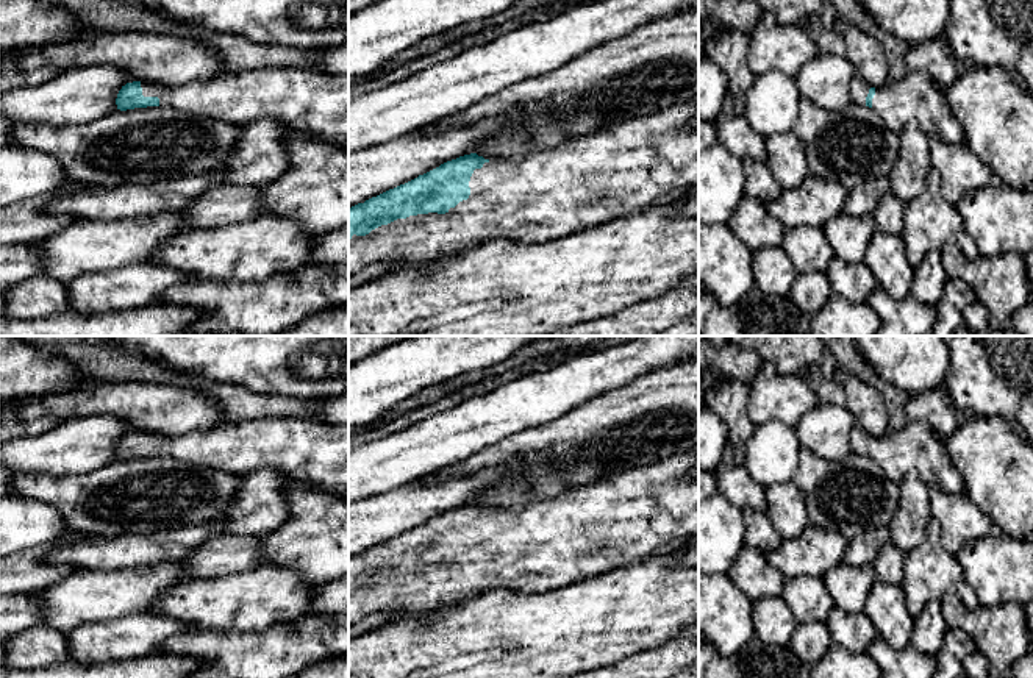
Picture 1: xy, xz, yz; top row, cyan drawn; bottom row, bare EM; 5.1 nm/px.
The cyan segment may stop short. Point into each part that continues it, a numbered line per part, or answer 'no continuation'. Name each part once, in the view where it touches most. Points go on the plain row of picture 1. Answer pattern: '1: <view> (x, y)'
1: xz (622, 519)

